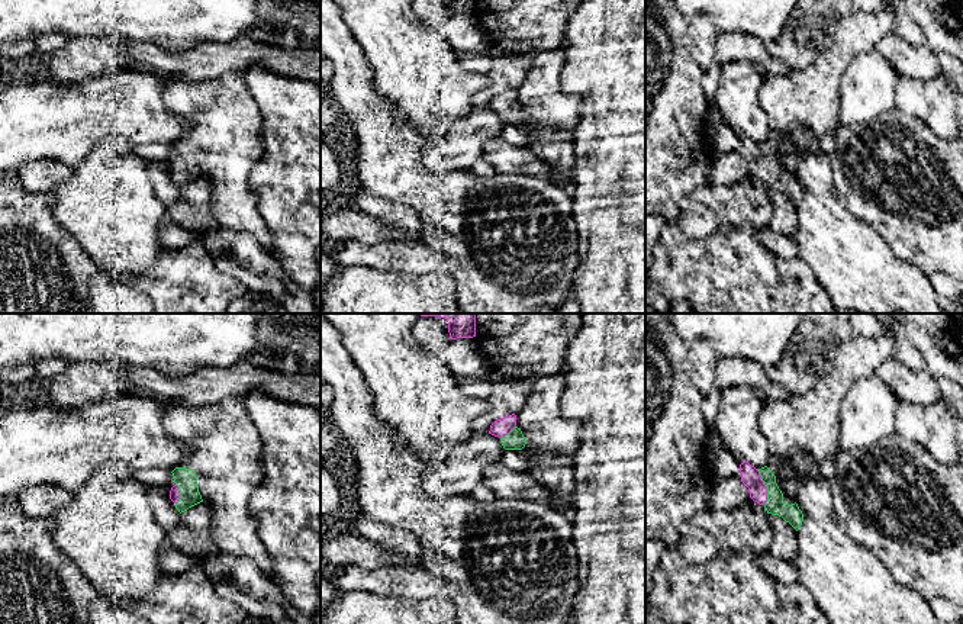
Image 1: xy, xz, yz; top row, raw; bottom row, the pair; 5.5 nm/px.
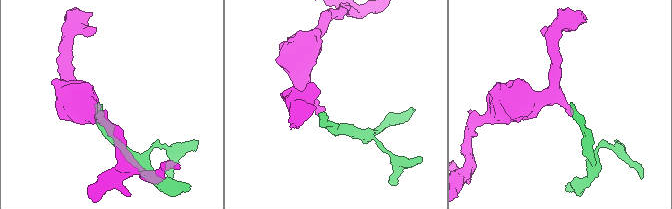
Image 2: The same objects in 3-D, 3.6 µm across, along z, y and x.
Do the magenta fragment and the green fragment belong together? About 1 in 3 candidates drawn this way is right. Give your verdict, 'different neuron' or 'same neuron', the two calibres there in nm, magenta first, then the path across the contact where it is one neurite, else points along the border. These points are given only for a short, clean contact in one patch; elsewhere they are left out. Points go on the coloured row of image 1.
same neuron | 110/110 nm | across yz (750, 476), (766, 488), (775, 505)

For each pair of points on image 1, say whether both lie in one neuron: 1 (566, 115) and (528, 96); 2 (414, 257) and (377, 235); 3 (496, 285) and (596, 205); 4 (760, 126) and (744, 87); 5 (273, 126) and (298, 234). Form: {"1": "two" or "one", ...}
{"1": "one", "2": "two", "3": "two", "4": "one", "5": "one"}

